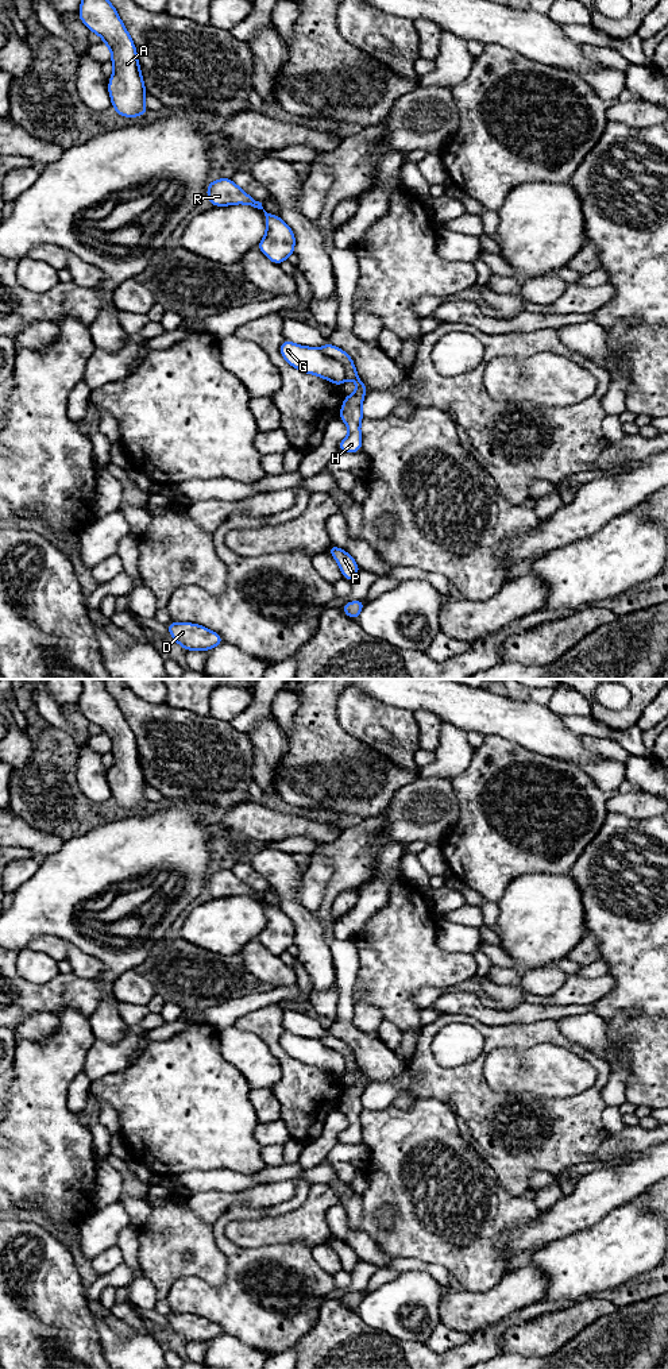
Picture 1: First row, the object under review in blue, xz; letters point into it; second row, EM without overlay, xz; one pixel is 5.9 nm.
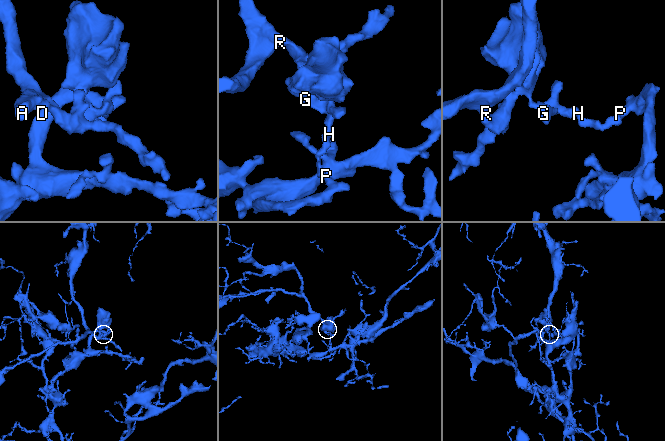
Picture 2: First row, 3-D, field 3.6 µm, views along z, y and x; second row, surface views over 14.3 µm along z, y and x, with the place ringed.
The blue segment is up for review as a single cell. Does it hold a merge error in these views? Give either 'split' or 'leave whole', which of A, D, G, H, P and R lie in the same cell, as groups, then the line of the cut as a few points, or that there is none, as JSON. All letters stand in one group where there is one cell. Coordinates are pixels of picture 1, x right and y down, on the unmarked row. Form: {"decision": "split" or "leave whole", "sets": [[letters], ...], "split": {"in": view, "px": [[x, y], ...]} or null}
{"decision": "split", "sets": [["A", "G", "R"], ["D", "H", "P"]], "split": {"in": "xz", "px": [[320, 1040], [343, 1057], [346, 1067]]}}

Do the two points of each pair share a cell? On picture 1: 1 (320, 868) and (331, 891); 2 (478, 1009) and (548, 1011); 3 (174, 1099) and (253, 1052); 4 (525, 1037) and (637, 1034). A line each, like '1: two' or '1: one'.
1: two
2: one
3: two
4: two

